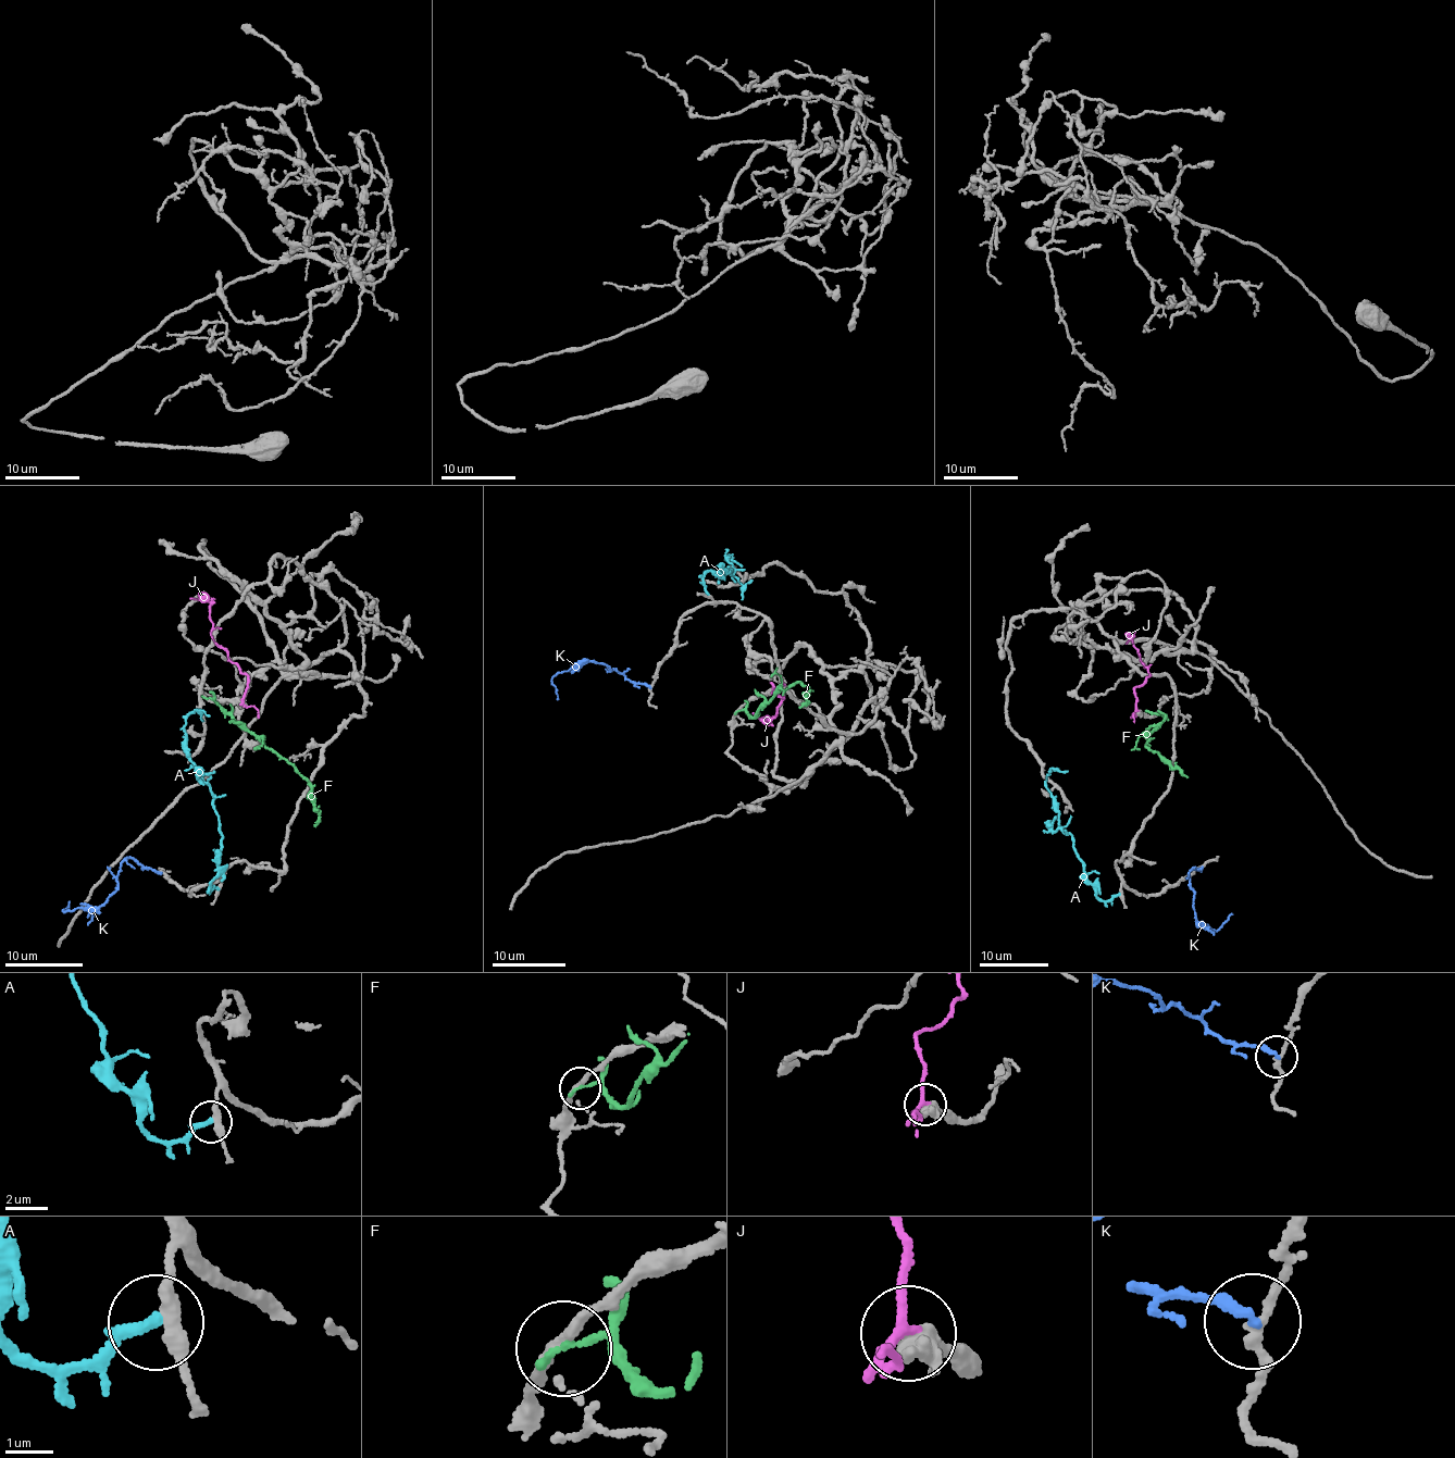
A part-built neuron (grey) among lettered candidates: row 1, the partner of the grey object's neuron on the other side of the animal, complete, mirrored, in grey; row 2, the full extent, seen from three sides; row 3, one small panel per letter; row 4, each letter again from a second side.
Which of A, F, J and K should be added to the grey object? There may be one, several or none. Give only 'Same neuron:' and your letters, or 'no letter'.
Same neuron: no letter

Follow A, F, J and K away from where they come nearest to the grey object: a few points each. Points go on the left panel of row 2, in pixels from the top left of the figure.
A: (216, 888), (210, 885), (222, 835), (212, 792), (187, 754), (186, 717), (196, 710), (202, 721)
F: (204, 697), (212, 698), (310, 783), (319, 821), (313, 826)
J: (241, 700), (247, 675), (211, 635), (210, 602), (190, 597)
K: (161, 872), (142, 868), (131, 858), (123, 859), (116, 890), (103, 904), (63, 911), (70, 902)

